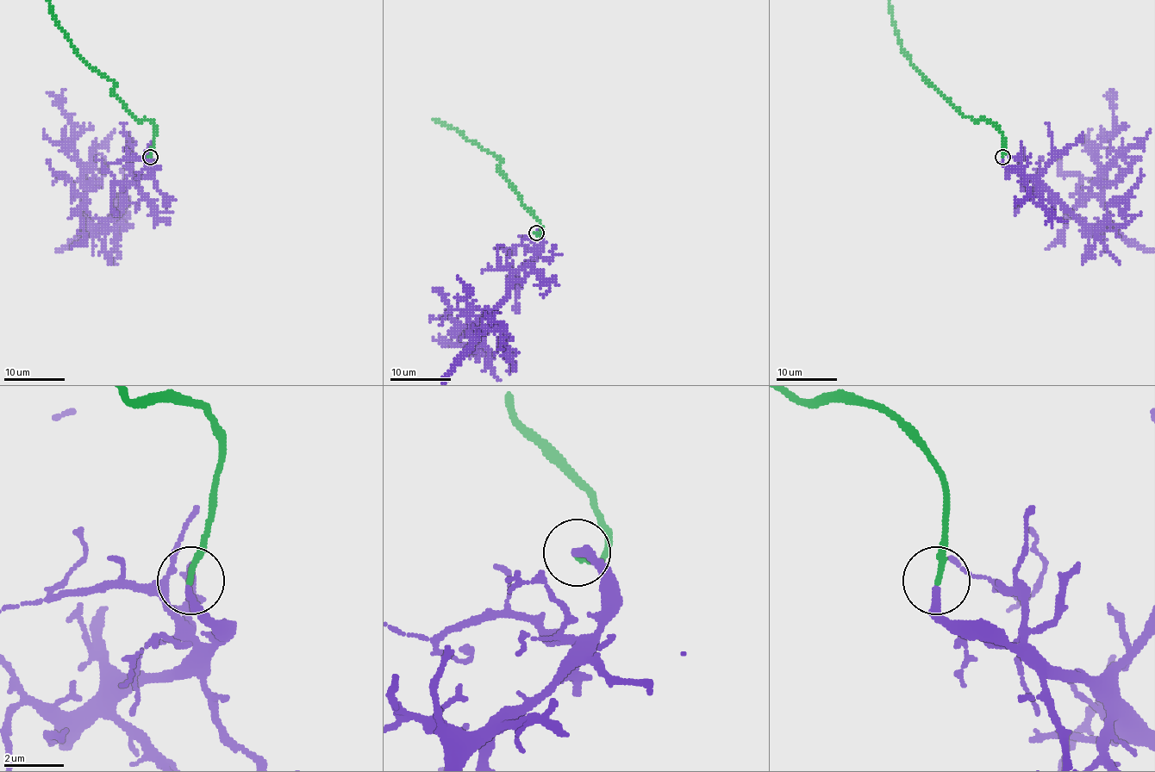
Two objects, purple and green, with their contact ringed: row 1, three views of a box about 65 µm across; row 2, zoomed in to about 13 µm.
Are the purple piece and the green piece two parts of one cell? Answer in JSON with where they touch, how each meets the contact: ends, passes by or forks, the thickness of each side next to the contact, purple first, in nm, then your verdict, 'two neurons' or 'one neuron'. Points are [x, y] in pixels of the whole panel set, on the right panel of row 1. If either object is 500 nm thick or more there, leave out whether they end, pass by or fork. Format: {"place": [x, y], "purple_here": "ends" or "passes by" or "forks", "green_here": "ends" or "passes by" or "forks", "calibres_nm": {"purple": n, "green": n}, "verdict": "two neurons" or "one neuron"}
{"place": [1002, 157], "purple_here": "ends", "green_here": "ends", "calibres_nm": {"purple": 240, "green": 190}, "verdict": "one neuron"}

